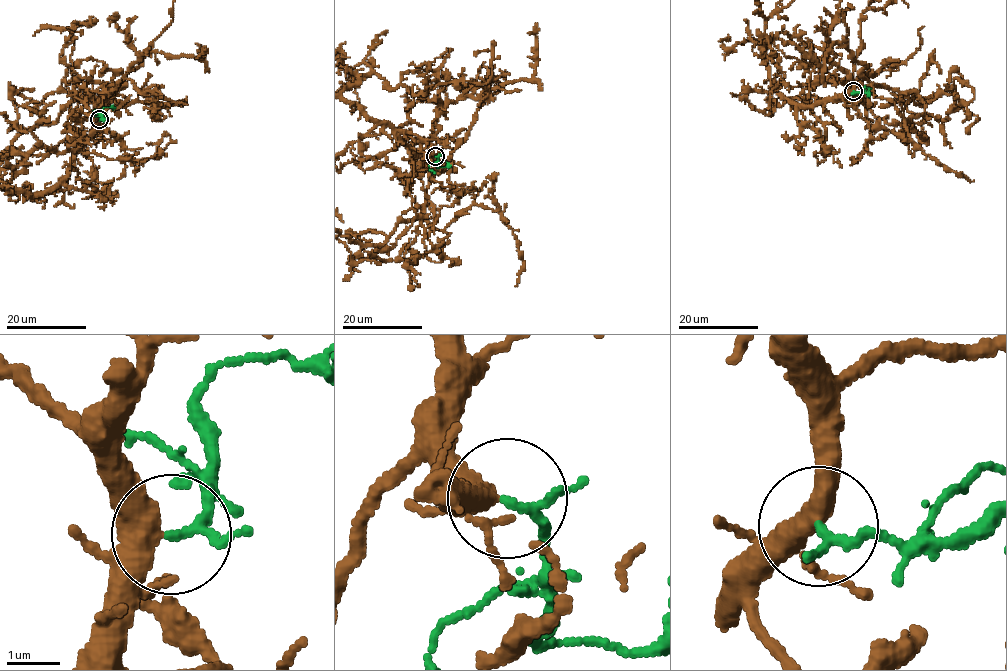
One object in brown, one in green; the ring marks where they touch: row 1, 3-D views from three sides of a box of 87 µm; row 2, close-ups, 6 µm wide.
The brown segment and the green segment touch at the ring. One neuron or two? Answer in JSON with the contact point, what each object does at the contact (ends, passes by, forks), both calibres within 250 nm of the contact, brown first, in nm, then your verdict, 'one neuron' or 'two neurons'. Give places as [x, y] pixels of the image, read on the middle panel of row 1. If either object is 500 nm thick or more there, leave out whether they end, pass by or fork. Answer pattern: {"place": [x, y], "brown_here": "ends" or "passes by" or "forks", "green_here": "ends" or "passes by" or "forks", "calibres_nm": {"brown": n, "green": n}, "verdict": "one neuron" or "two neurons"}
{"place": [435, 156], "brown_here": "forks", "green_here": "passes by", "calibres_nm": {"brown": 360, "green": 130}, "verdict": "one neuron"}

